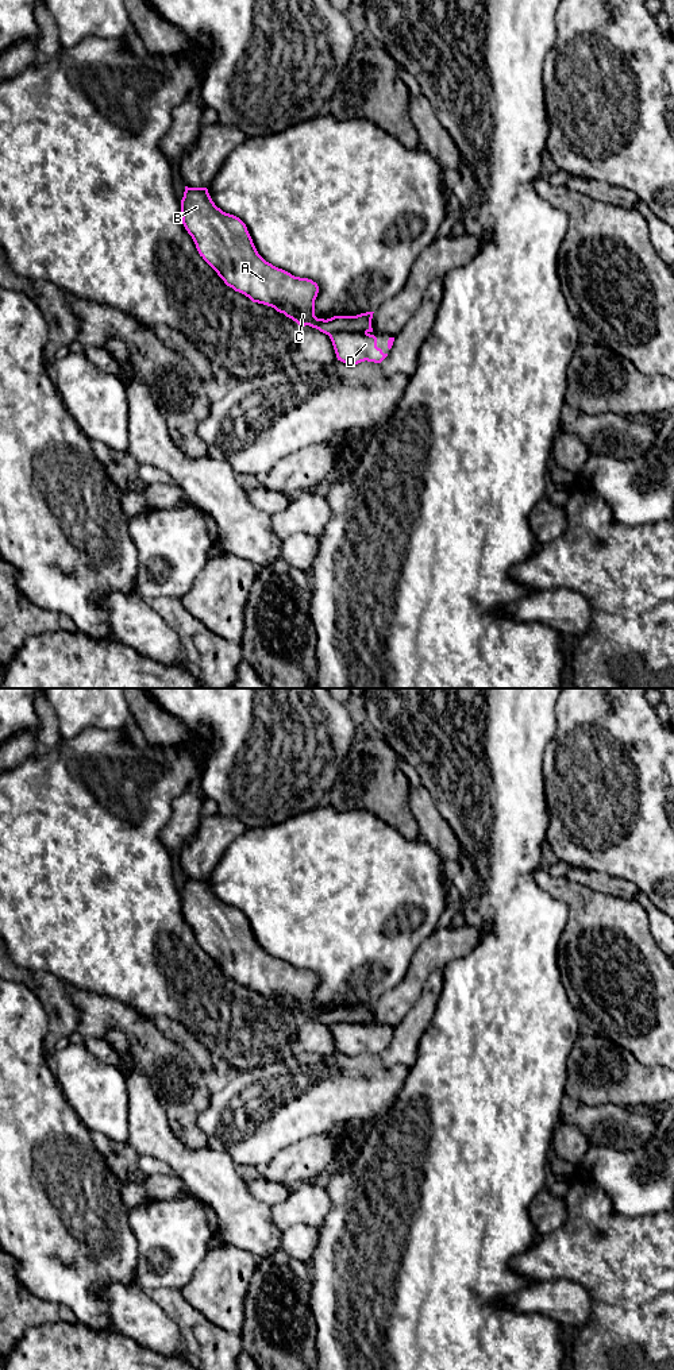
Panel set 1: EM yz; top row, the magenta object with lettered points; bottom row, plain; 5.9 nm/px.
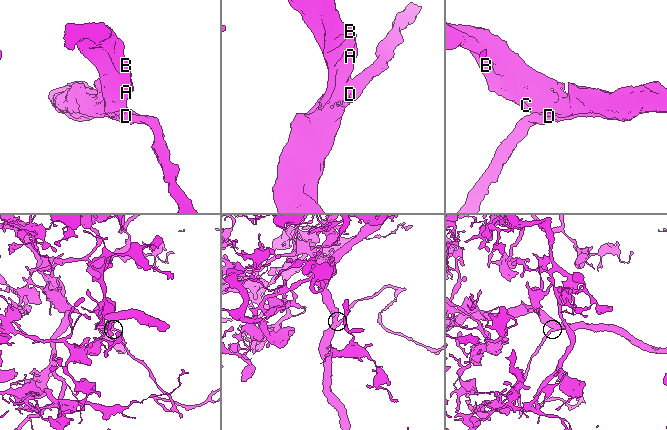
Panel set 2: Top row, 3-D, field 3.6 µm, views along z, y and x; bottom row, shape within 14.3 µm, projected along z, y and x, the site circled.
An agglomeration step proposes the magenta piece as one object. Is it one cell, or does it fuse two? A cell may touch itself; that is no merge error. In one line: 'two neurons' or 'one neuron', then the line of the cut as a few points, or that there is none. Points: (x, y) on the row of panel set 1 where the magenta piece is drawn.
one neuron | no cut

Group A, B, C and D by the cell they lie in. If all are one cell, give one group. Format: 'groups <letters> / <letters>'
groups A B C D

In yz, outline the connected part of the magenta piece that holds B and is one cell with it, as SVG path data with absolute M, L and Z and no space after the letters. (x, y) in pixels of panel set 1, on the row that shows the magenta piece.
M185 186L181 217L200 256L227 286L253 302L274 308L300 327L309 325L328 335L338 360L346 364L365 360L381 363L388 356L377 347L377 337L371 333L374 312L317 319L317 283L266 262L258 254L246 224L217 208L207 188Z

